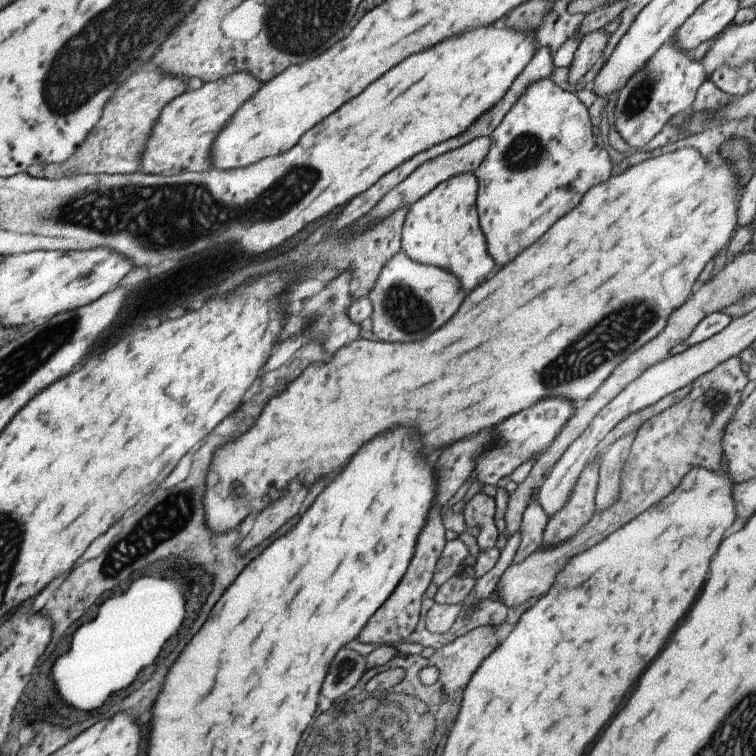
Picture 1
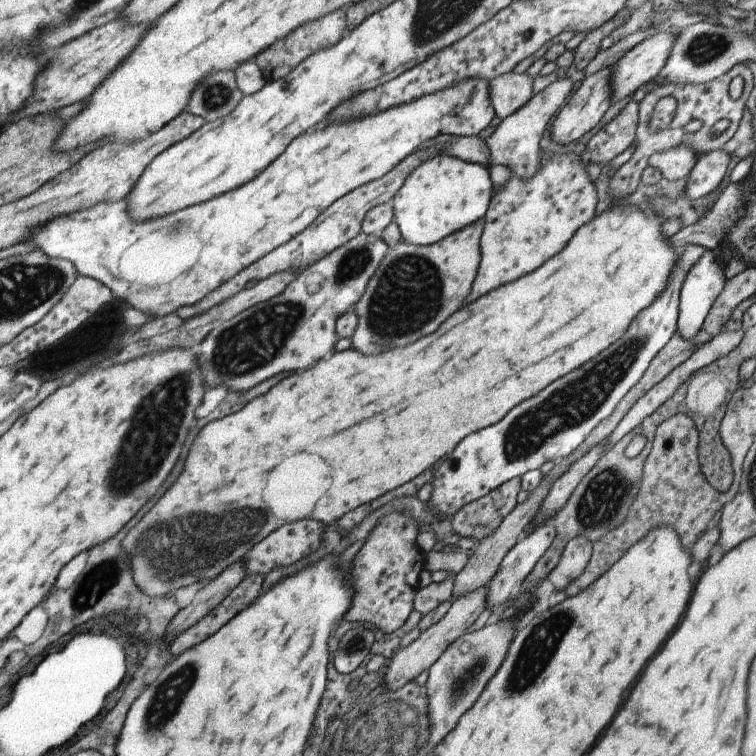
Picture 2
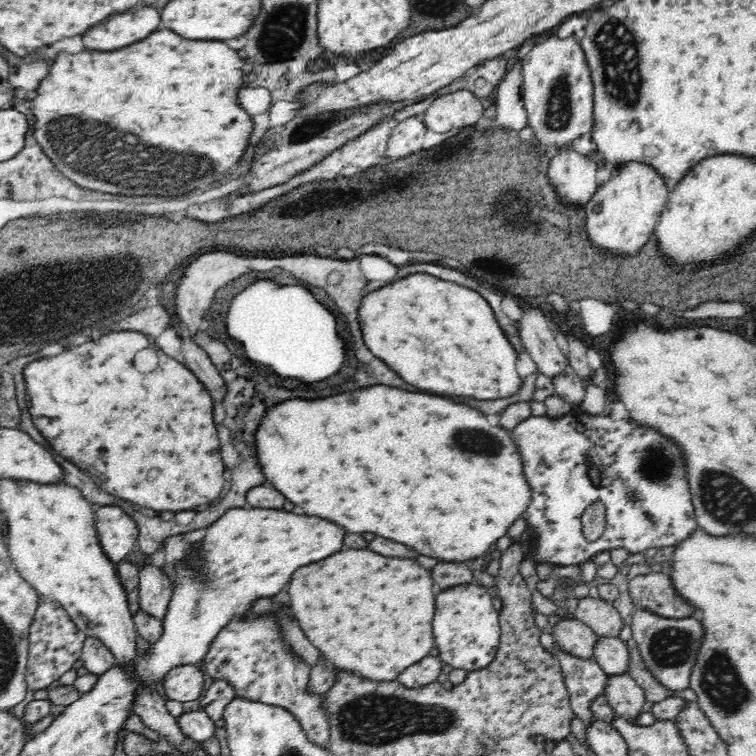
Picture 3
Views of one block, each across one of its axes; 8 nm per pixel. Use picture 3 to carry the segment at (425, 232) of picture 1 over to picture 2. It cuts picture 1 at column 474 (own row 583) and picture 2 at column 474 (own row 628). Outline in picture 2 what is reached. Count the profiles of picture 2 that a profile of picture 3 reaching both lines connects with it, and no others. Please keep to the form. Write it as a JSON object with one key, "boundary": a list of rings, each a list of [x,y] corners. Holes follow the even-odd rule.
{"boundary":[[[437,153],[407,173],[390,203],[401,240],[414,245],[428,245],[483,217],[491,195],[488,167],[468,163],[447,153]]]}

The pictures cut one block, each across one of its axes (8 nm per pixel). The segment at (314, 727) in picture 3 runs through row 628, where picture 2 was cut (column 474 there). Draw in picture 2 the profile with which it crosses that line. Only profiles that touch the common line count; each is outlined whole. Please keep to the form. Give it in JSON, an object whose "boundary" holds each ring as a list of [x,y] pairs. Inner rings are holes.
{"boundary":[[[481,217],[434,243],[414,245],[401,241],[397,248],[389,249],[353,306],[357,324],[351,334],[351,348],[361,354],[377,354],[383,348],[403,348],[435,332],[469,294],[478,271],[483,227]]]}

